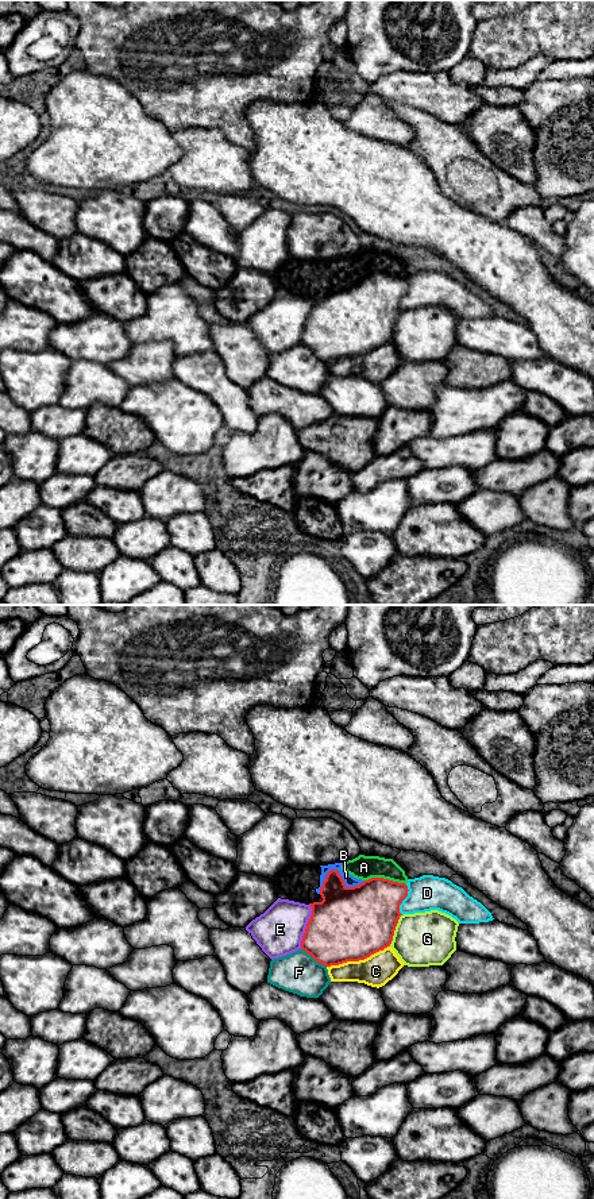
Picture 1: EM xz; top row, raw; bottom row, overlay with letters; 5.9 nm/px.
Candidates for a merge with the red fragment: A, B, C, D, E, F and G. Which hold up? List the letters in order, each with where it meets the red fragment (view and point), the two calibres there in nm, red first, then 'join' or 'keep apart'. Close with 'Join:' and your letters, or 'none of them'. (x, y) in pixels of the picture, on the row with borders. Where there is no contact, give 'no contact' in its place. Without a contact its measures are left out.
A: xz (385, 879) | 380/140 nm | keep apart
B: xz (338, 872) | 320/70 nm | keep apart
C: xz (358, 960) | 440/190 nm | keep apart
D: xz (404, 898) | 380/220 nm | keep apart
E: xz (307, 926) | 440/280 nm | keep apart
F: xz (313, 957) | 400/240 nm | keep apart
G: xz (394, 929) | 440/320 nm | keep apart
Join: none of them

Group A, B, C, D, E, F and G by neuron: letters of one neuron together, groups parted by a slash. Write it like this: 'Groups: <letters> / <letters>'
Groups: A B / C / D / E / F / G

